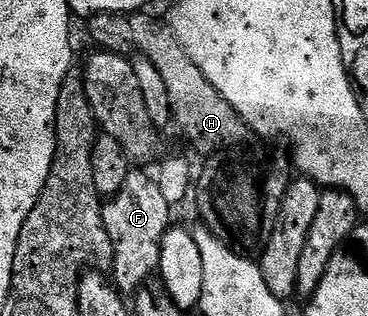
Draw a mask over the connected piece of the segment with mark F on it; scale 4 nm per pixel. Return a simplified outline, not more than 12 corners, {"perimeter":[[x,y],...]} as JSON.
{"perimeter":[[130,171],[104,202],[111,280],[136,294],[160,270],[171,207]]}

